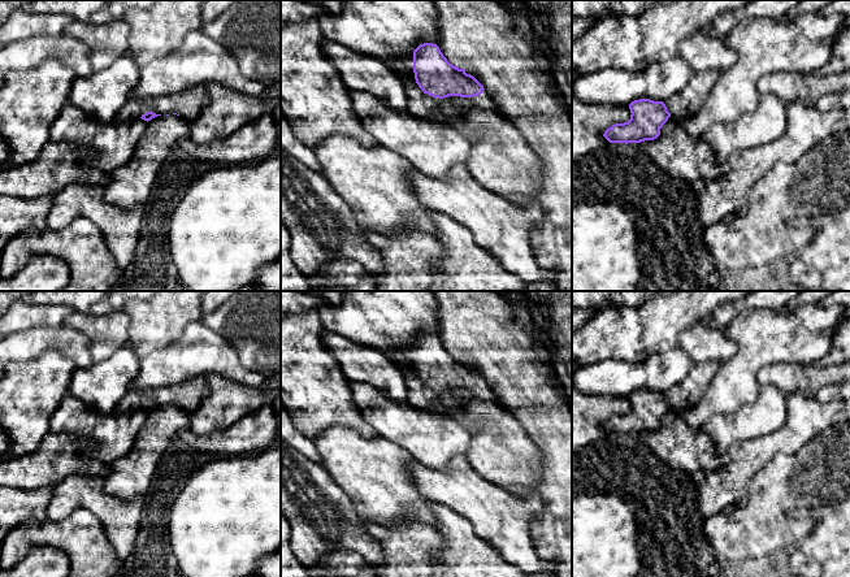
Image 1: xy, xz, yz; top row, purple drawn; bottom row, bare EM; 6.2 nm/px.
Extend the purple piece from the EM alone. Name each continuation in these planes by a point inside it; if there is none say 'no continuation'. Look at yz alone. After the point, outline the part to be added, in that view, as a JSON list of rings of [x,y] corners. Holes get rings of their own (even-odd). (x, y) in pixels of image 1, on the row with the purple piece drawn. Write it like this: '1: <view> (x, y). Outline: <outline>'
1: yz (686, 103). Outline: [[[708,70],[694,74],[688,86],[671,96],[664,104],[671,117],[676,120],[691,118],[703,107],[712,87],[721,78],[723,71]]]

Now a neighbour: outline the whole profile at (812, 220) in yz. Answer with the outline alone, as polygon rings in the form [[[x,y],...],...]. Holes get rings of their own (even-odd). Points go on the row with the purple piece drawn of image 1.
[[[850,204],[820,208],[808,216],[806,222],[815,229],[812,239],[789,261],[786,278],[798,291],[850,291]]]

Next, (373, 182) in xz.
[[[343,135],[325,138],[313,149],[322,174],[347,203],[357,222],[367,230],[382,235],[422,234],[437,237],[430,209],[422,205],[408,179],[413,166],[383,146],[364,147],[357,139]]]

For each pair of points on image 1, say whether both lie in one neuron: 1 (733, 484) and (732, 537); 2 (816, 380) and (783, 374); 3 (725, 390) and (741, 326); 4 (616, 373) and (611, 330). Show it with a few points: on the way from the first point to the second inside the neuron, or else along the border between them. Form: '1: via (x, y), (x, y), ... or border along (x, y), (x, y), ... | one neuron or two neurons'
1: border along (750, 480), (745, 500), (706, 520) | two neurons
2: via (809, 380), (790, 378) | one neuron
3: via (738, 374), (744, 367), (744, 342) | one neuron
4: border along (646, 359), (640, 361), (602, 360), (585, 367) | two neurons

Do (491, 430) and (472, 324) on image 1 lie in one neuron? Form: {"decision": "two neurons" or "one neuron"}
{"decision": "two neurons"}

